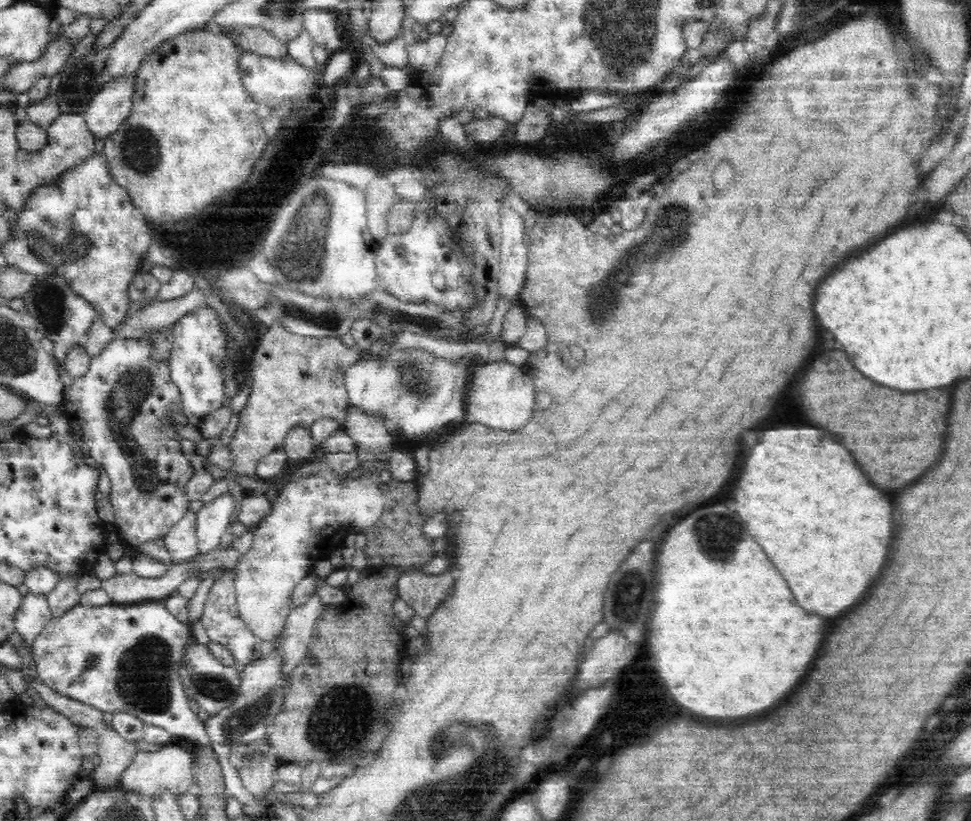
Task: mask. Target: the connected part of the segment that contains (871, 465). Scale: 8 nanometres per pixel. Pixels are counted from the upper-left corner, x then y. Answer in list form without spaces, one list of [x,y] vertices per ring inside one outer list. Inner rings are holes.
[[[830,350],[828,354],[822,354],[822,360],[814,362],[814,370],[810,364],[800,388],[806,404],[810,406],[812,422],[820,428],[836,432],[838,440],[852,450],[864,472],[868,472],[872,482],[880,488],[904,488],[916,480],[918,474],[930,470],[930,466],[938,462],[942,434],[946,434],[946,410],[950,410],[950,394],[946,388],[930,390],[930,394],[902,394],[878,386],[868,378],[862,378],[842,350]],[[830,356],[838,358],[842,364],[838,374],[826,372],[826,360]],[[878,406],[882,406],[882,410]],[[906,464],[910,464],[910,468],[906,468]]]

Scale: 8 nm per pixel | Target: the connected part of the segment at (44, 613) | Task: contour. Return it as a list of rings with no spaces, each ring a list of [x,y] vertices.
[[[30,594],[25,596],[25,604],[22,604],[18,610],[15,619],[15,629],[22,646],[33,659],[36,658],[34,653],[34,642],[48,620],[53,617],[50,605],[47,600],[47,594]]]

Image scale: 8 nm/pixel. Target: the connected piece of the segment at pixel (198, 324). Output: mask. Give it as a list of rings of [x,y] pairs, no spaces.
[[[206,306],[189,312],[176,321],[177,325],[174,328],[176,338],[174,338],[173,353],[167,367],[169,381],[172,385],[176,385],[178,391],[173,404],[178,416],[184,420],[204,419],[214,410],[218,410],[224,400],[225,390],[223,390],[221,376],[217,374],[217,370],[213,370],[216,356],[226,352],[228,341],[218,317],[211,307]]]

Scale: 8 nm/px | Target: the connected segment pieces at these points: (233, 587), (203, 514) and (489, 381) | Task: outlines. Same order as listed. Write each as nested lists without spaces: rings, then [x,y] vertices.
[[[234,568],[223,572],[204,600],[200,619],[208,636],[226,646],[236,662],[246,665],[262,656],[266,643],[249,628],[246,618],[240,611],[237,590],[239,579],[240,569]]]
[[[229,489],[228,492],[222,492],[220,496],[203,504],[198,510],[197,529],[202,551],[208,552],[219,544],[236,510],[238,510],[238,500]]]
[[[506,360],[478,366],[469,398],[466,400],[469,402],[467,422],[479,422],[507,433],[522,430],[533,420],[537,410],[538,386],[534,378],[535,376],[526,369],[526,365],[512,364]]]

